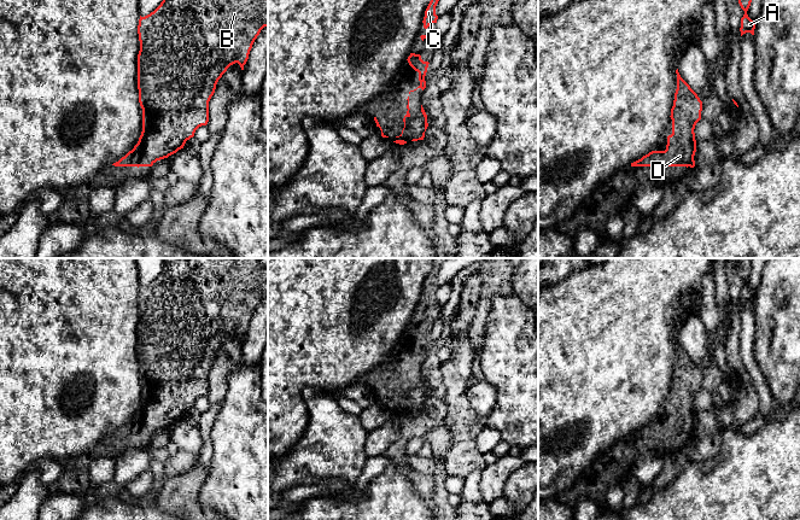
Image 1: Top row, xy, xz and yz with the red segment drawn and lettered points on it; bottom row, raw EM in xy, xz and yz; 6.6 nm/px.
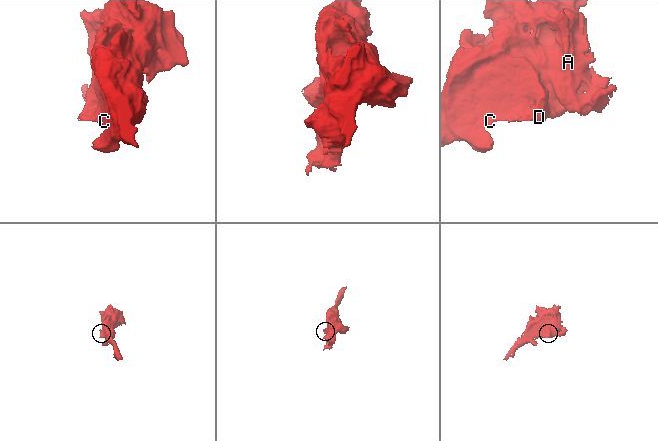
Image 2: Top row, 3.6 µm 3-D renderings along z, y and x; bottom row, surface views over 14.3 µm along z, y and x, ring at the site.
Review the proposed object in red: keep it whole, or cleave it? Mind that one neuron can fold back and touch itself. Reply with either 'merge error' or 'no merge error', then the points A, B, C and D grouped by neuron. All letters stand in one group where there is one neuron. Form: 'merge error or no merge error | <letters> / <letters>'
no merge error | A B C D

